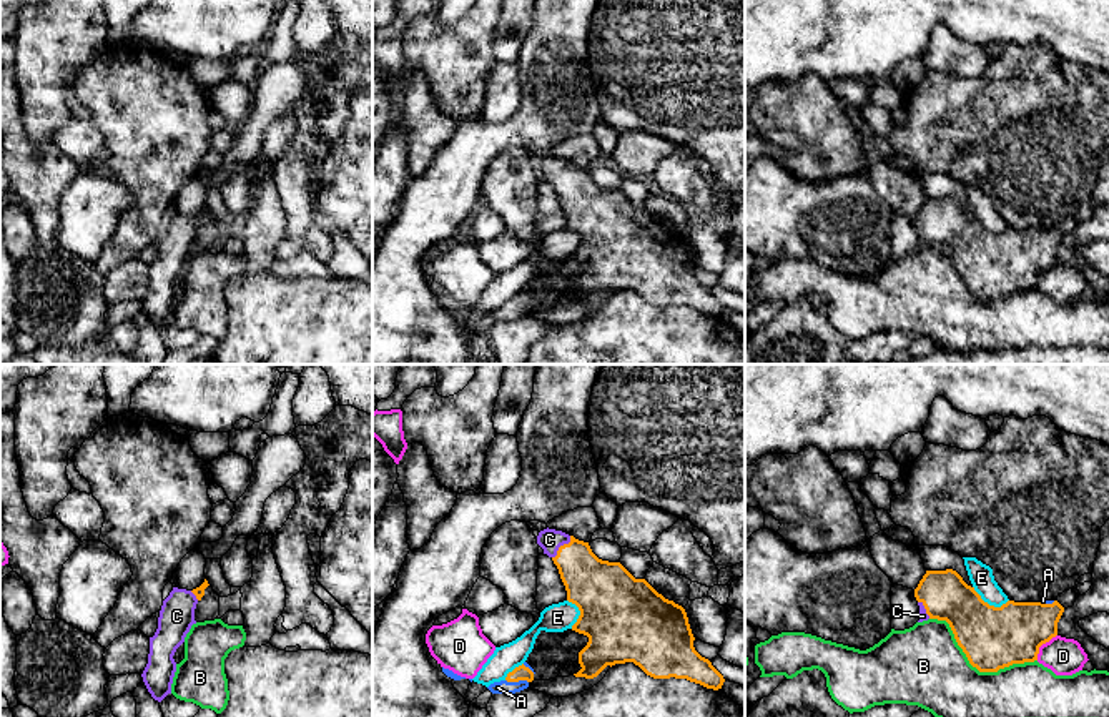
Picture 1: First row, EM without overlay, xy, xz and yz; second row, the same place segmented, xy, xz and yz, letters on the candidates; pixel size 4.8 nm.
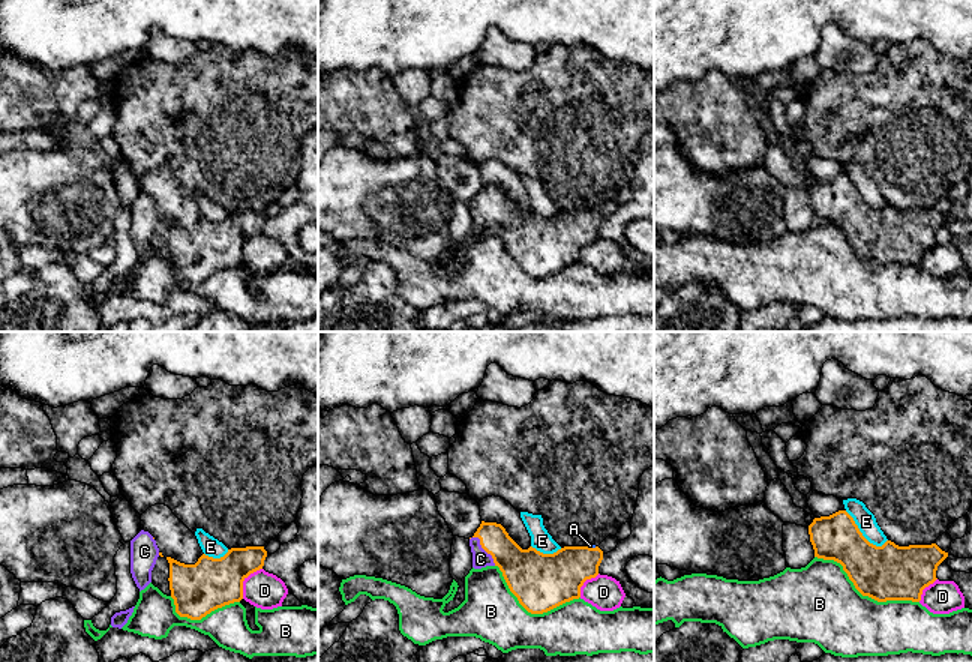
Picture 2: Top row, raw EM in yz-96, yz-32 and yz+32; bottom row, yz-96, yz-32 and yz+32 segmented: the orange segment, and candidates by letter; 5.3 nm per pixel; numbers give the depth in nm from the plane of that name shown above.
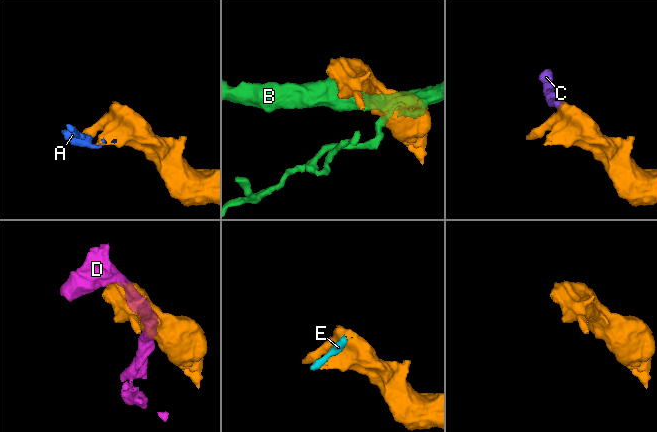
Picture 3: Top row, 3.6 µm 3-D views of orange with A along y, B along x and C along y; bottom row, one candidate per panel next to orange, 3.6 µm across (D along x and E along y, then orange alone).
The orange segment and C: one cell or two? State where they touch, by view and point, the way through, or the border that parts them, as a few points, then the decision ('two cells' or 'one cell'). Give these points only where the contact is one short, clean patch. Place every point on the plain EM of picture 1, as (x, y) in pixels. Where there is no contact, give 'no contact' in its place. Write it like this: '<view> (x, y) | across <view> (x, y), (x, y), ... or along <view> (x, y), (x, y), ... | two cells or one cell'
xz (561, 173) | across xz (594, 213), (561, 173), (549, 167) | one cell

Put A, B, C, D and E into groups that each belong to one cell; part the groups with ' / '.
A C / B / D / E

